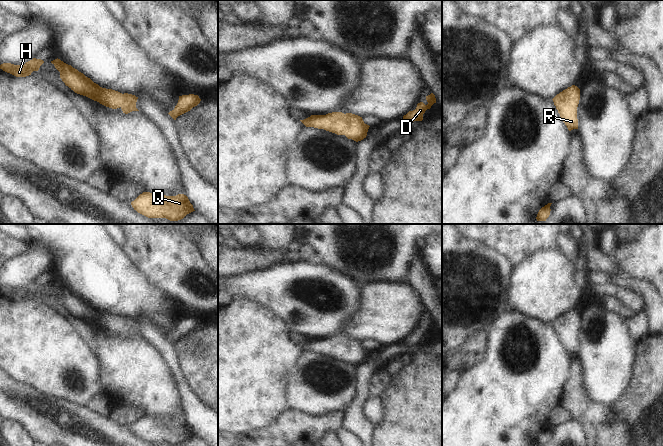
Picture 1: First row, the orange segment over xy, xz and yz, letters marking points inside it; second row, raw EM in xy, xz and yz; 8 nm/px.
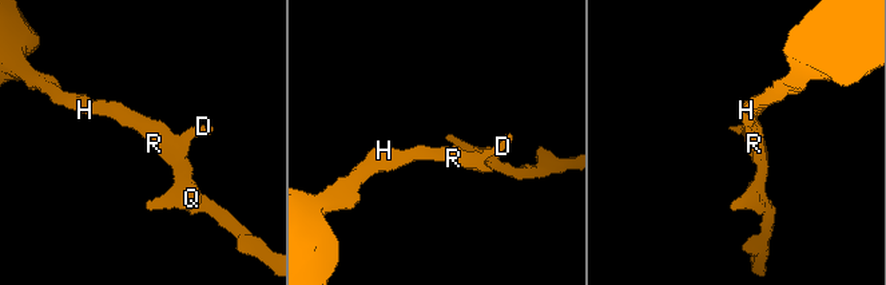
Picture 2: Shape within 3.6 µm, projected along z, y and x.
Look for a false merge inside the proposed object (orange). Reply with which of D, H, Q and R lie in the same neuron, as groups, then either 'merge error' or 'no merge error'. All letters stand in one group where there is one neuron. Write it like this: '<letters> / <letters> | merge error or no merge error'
D H Q R | no merge error

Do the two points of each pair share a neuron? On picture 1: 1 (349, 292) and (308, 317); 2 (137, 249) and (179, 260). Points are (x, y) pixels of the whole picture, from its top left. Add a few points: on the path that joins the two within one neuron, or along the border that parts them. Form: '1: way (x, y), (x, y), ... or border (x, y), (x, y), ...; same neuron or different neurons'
1: way (342, 304), (342, 307), (338, 310), (320, 312); same neuron
2: way (147, 249), (157, 249), (169, 258); same neuron

